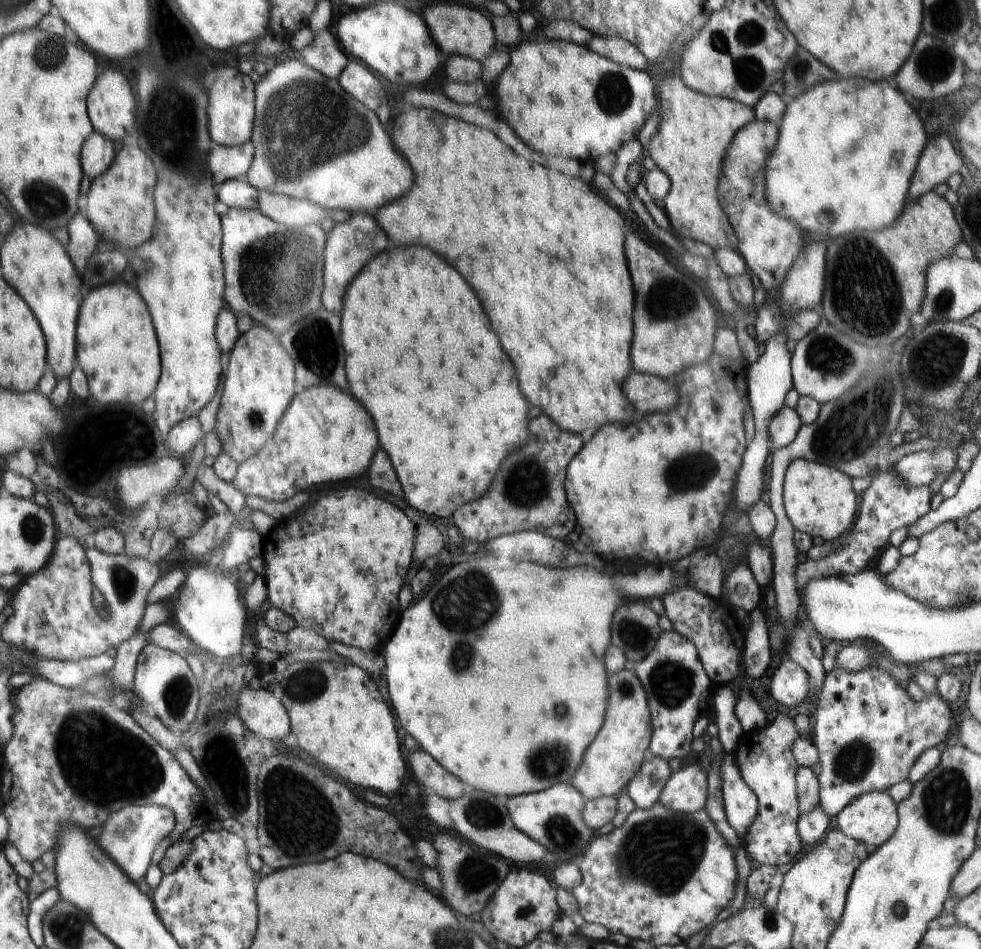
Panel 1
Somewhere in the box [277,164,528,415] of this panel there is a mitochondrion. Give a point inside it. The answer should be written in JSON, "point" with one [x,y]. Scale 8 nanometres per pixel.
{"point":[317,352]}

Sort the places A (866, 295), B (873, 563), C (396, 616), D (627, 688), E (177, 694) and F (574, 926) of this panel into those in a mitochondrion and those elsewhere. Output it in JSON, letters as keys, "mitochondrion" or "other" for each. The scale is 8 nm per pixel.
{"A":"mitochondrion","B":"other","C":"other","D":"mitochondrion","E":"mitochondrion","F":"other"}

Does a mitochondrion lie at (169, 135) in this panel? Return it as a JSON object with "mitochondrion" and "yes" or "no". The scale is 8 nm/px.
{"mitochondrion":"yes"}

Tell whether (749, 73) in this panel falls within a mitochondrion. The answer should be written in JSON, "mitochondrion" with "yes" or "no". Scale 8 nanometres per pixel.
{"mitochondrion":"yes"}

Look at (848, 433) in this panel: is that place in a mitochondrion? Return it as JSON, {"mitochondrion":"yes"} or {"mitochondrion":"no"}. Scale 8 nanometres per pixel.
{"mitochondrion":"yes"}

